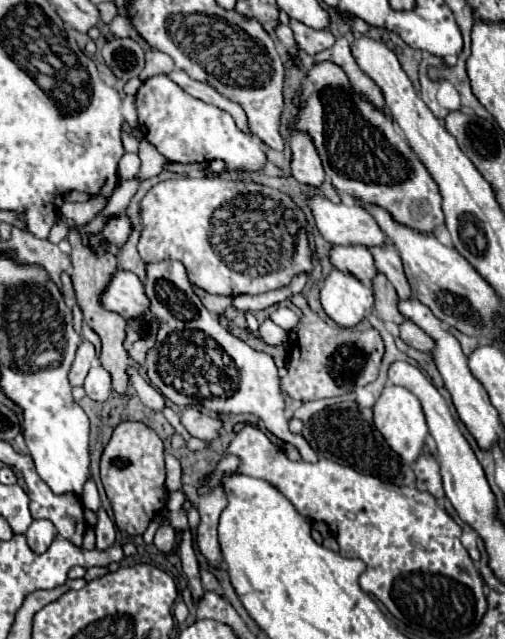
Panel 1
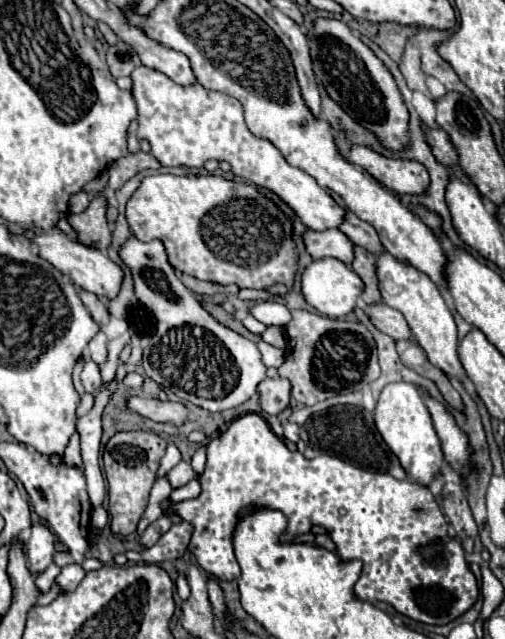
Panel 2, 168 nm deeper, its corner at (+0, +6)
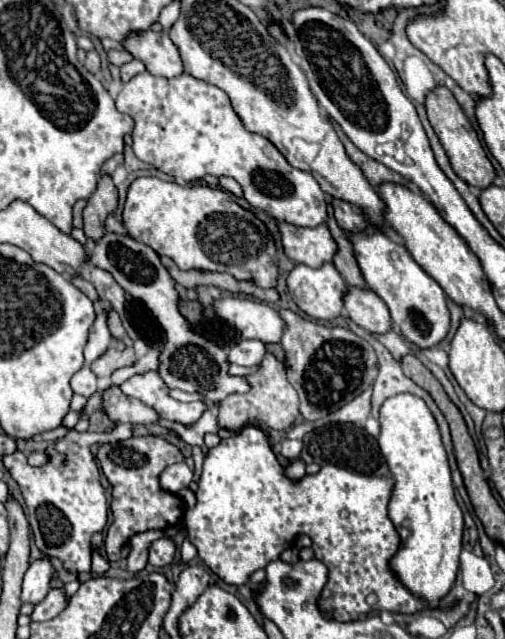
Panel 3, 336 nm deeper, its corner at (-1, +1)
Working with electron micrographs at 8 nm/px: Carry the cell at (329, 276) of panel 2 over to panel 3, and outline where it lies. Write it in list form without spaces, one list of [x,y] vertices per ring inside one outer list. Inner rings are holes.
[[[324,263],[318,269],[308,265],[296,265],[288,275],[288,289],[294,303],[312,319],[336,319],[344,309],[344,293],[348,293],[346,281],[336,273],[332,263]]]

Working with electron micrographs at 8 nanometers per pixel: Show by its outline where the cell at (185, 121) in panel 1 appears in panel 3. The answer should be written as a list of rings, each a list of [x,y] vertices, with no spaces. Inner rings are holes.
[[[144,71],[124,83],[116,99],[118,111],[136,121],[136,143],[132,143],[132,149],[144,163],[184,181],[198,181],[208,173],[234,177],[246,201],[278,221],[298,227],[316,227],[328,221],[326,193],[318,181],[310,173],[294,169],[266,137],[246,131],[228,95],[216,85],[194,79],[188,73],[168,79]]]

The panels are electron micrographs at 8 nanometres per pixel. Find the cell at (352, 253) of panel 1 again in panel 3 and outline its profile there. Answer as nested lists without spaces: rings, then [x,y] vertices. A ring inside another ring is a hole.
[[[280,223],[280,233],[284,251],[294,263],[320,267],[324,263],[332,263],[332,257],[336,255],[336,241],[332,241],[326,225],[308,229]]]

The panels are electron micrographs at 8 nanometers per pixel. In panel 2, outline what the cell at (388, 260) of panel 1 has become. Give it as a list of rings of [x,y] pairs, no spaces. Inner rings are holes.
[[[345,212],[345,218],[339,226],[339,230],[355,244],[367,248],[371,254],[379,252],[379,248],[383,248],[383,244],[379,244],[379,236],[375,232],[375,228],[363,220],[359,220],[353,212]]]

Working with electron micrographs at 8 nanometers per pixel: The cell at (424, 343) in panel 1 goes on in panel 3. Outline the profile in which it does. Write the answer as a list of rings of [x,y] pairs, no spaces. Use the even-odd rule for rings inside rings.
[[[350,289],[344,295],[344,307],[350,319],[374,335],[392,331],[392,317],[384,301],[370,289]]]

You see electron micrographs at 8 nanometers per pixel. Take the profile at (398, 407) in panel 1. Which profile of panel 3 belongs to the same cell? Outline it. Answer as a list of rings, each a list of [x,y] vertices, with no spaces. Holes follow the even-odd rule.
[[[398,393],[384,401],[380,407],[380,427],[378,445],[396,479],[388,513],[402,539],[392,559],[392,569],[404,587],[428,603],[434,603],[442,599],[456,581],[464,525],[462,511],[454,499],[454,485],[440,431],[426,403],[412,393]]]

